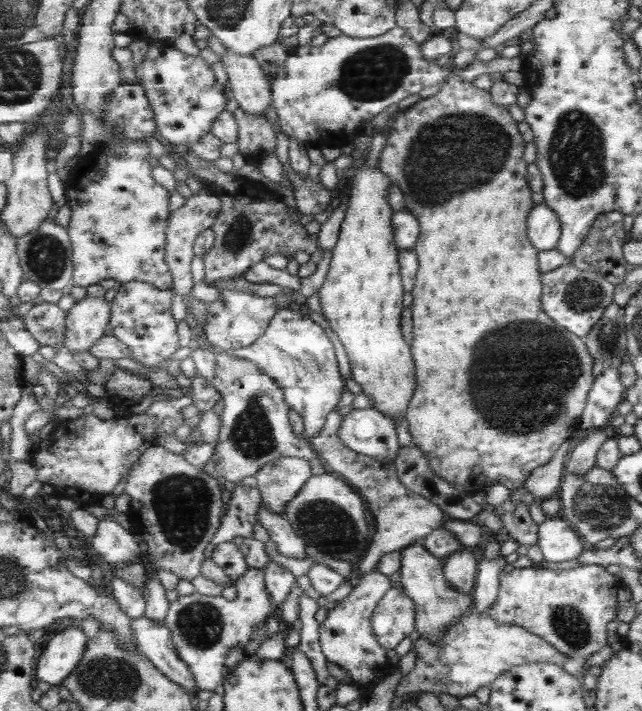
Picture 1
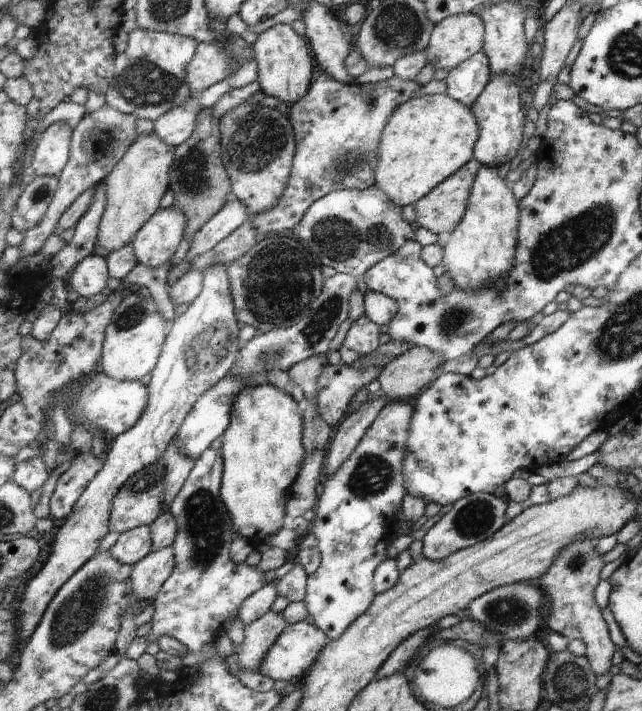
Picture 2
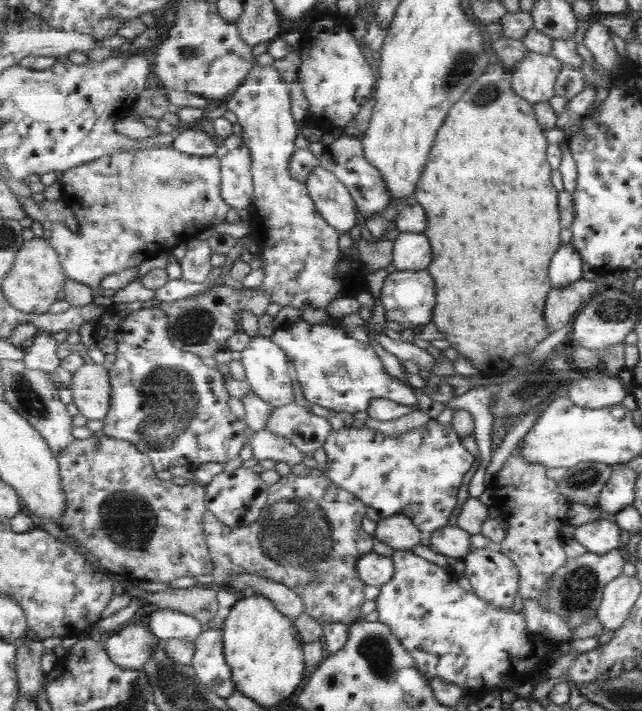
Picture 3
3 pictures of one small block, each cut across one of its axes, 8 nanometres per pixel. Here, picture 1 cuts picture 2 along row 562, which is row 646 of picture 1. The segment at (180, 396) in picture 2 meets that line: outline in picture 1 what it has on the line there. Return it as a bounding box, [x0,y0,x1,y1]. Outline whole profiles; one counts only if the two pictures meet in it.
[37,623,89,686]

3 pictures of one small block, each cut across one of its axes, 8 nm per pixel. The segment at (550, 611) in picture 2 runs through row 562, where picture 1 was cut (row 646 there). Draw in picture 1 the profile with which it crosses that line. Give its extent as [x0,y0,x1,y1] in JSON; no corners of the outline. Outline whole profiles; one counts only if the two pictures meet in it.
[486,564,623,659]

